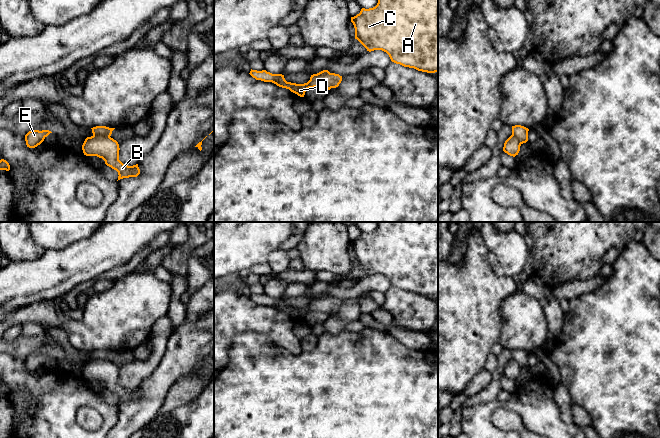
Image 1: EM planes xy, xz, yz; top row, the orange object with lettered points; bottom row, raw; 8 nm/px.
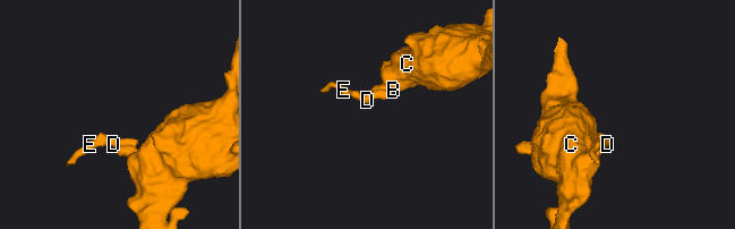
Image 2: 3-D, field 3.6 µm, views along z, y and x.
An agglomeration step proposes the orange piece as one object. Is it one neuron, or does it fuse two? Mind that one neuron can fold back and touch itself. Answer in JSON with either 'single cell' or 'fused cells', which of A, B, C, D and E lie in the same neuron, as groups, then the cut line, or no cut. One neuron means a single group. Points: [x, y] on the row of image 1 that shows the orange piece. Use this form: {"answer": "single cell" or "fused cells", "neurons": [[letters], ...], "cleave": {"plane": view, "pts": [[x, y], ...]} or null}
{"answer": "fused cells", "neurons": [["A", "B", "C"], ["D", "E"]], "cleave": {"plane": "xy", "pts": [[93, 135], [107, 135], [109, 137]]}}

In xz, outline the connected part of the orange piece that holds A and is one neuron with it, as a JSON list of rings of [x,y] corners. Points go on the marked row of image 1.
[[[378,0],[375,7],[369,9],[362,8],[359,14],[351,17],[351,22],[355,28],[355,39],[357,39],[367,51],[382,50],[386,52],[391,61],[396,64],[427,73],[438,72],[438,0]]]

